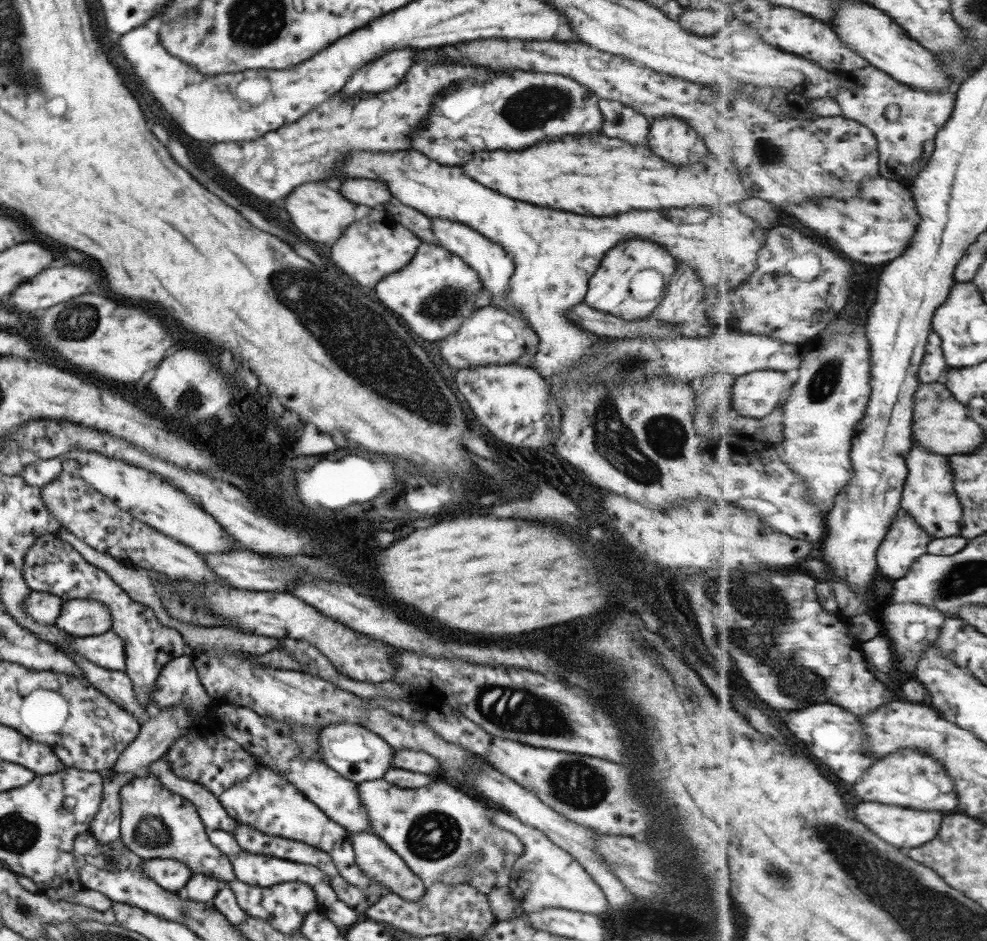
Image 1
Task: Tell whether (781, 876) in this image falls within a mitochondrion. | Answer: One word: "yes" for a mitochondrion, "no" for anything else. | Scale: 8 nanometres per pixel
yes

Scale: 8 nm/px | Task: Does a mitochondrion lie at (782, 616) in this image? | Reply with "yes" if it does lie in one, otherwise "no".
no

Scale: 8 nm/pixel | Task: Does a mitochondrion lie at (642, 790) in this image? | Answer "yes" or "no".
no

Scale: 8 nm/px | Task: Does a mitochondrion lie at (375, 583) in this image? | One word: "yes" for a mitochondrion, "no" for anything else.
no

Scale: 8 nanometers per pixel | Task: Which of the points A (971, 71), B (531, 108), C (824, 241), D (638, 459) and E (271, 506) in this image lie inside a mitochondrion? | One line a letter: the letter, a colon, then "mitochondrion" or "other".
A: other
B: mitochondrion
C: other
D: mitochondrion
E: other

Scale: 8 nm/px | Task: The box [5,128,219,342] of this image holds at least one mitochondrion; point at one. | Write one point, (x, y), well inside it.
(83, 322)

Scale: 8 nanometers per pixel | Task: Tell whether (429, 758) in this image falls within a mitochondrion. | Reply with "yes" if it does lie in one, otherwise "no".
no

